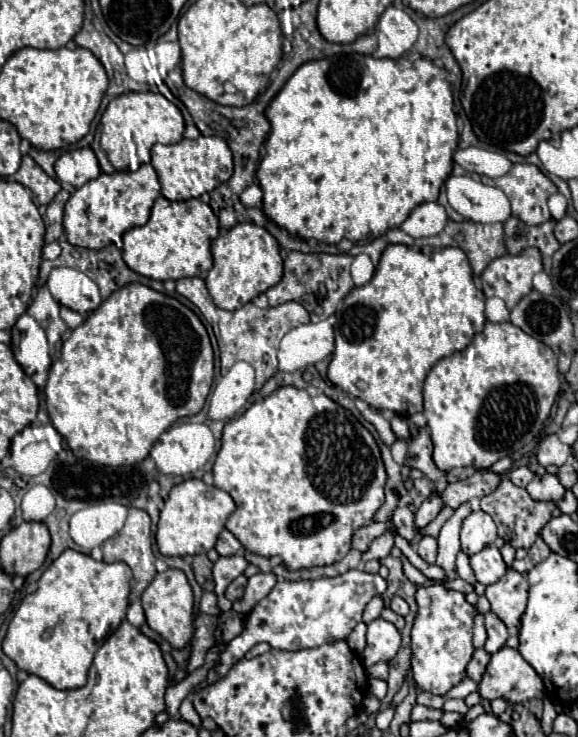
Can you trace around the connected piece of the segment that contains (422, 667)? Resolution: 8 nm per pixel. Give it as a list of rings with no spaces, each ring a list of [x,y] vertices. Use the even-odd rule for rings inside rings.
[[[441,583],[419,585],[415,591],[417,615],[411,629],[411,673],[419,691],[445,695],[467,677],[467,665],[473,657],[473,621],[475,605],[465,599],[465,593],[445,589]]]

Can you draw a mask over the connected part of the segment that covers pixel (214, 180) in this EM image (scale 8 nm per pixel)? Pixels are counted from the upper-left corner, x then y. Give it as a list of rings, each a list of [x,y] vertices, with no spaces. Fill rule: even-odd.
[[[201,135],[195,141],[183,139],[173,145],[157,143],[151,149],[151,165],[155,167],[161,183],[161,195],[169,201],[187,201],[213,191],[233,175],[233,155],[223,137]]]

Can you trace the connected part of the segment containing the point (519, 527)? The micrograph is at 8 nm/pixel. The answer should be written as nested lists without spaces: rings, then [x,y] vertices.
[[[503,477],[499,487],[493,493],[481,497],[479,507],[493,517],[493,521],[499,529],[499,537],[505,543],[509,543],[515,549],[519,549],[519,547],[529,549],[535,543],[535,539],[537,539],[539,531],[543,529],[543,525],[551,519],[551,511],[555,509],[555,503],[535,501],[535,499],[531,499],[531,495],[527,495],[527,491],[523,487],[517,487],[509,481],[509,477]]]

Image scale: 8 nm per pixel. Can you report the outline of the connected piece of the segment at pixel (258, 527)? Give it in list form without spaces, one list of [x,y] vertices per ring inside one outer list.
[[[279,387],[269,397],[255,401],[241,417],[227,421],[227,425],[223,429],[221,449],[213,463],[213,475],[215,475],[215,487],[227,491],[233,497],[233,501],[237,503],[237,509],[227,519],[227,529],[239,539],[239,543],[245,547],[245,551],[263,555],[263,557],[281,557],[283,565],[289,571],[325,567],[325,565],[333,565],[339,559],[343,559],[347,555],[347,551],[351,549],[351,537],[353,537],[355,529],[369,525],[373,521],[373,515],[377,513],[377,509],[385,503],[383,485],[387,481],[387,473],[385,473],[381,453],[379,453],[379,447],[377,447],[373,435],[347,409],[343,409],[341,405],[331,401],[327,395],[321,393],[317,397],[309,397],[307,391],[297,389],[297,387]]]

